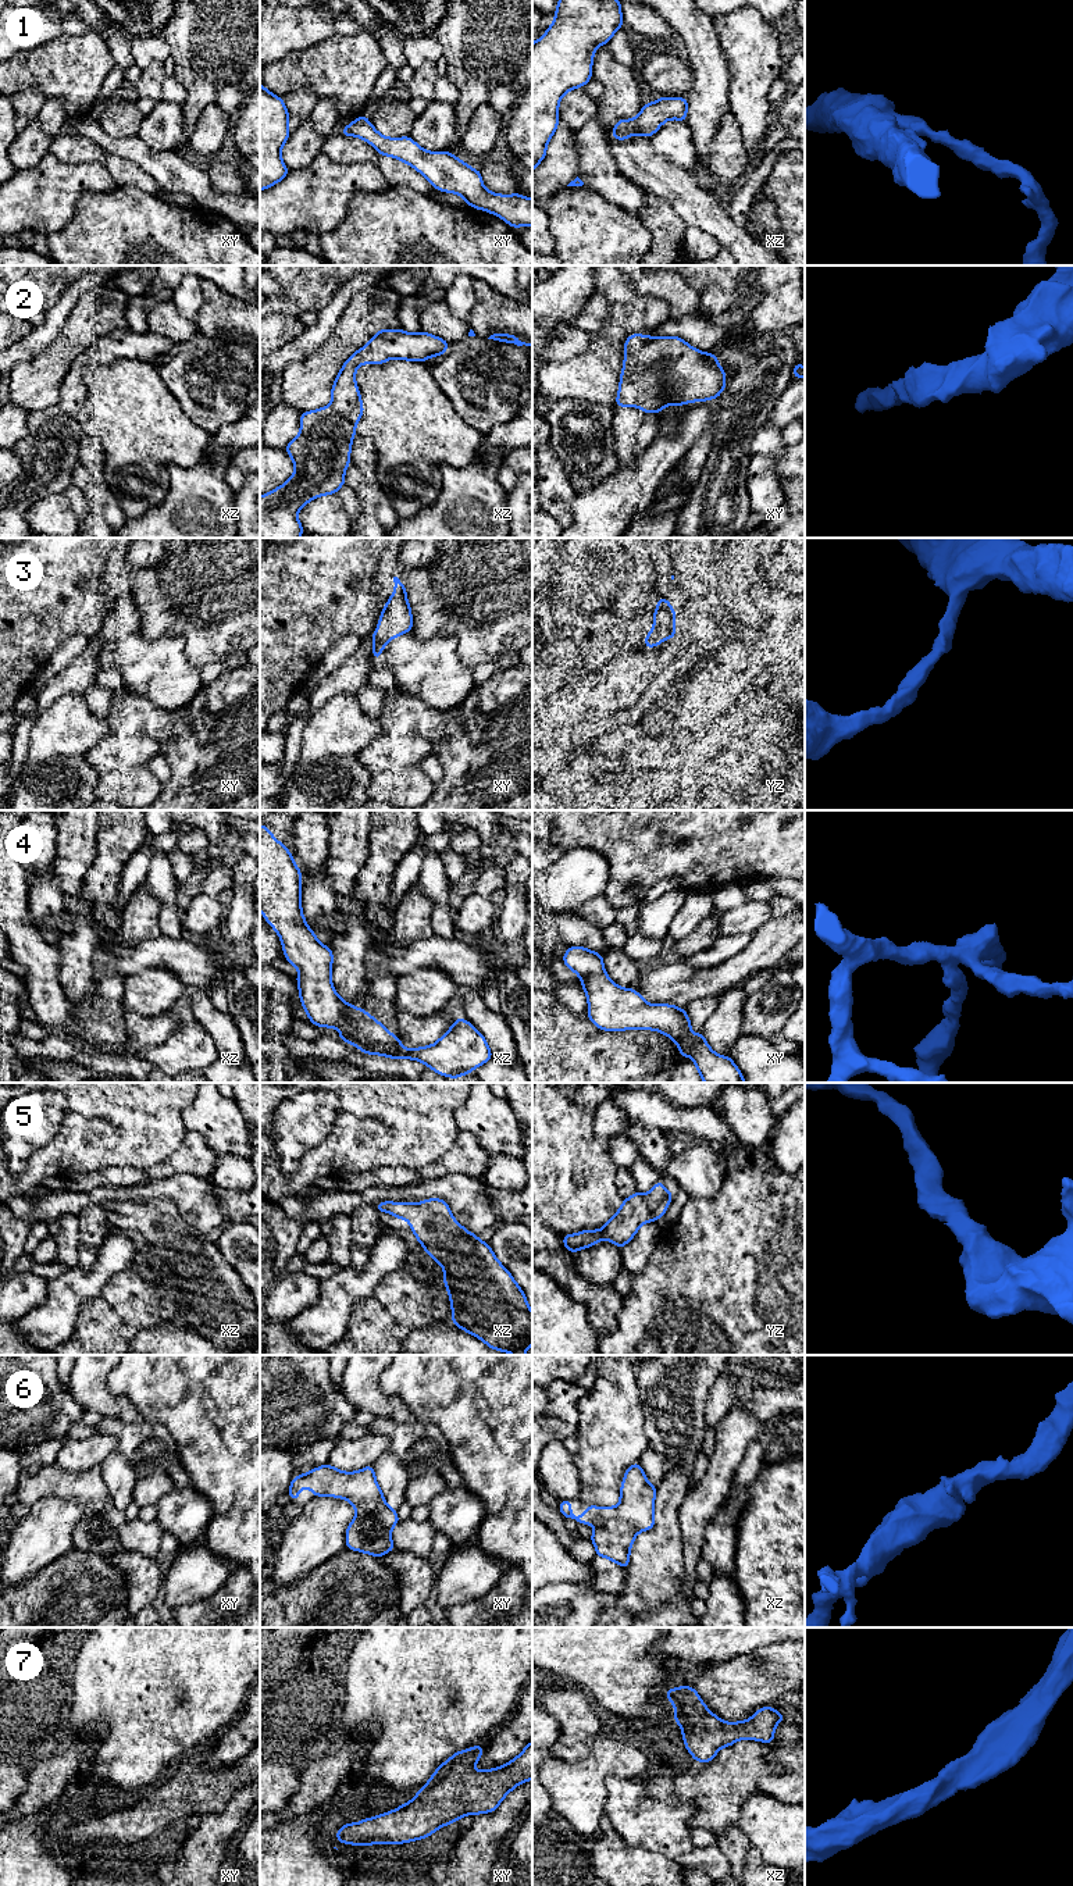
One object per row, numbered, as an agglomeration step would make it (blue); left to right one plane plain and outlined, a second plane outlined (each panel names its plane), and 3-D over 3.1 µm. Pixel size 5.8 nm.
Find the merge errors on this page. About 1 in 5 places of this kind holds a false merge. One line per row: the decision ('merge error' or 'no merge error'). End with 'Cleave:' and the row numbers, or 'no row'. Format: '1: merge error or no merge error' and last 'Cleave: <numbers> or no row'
1: no merge error
2: no merge error
3: no merge error
4: no merge error
5: no merge error
6: no merge error
7: no merge error
Cleave: no row

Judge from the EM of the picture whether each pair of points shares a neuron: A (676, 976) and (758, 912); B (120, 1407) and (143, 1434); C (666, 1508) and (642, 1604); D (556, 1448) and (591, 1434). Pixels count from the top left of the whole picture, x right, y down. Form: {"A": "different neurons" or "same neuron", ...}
{"A": "different neurons", "B": "different neurons", "C": "same neuron", "D": "different neurons"}

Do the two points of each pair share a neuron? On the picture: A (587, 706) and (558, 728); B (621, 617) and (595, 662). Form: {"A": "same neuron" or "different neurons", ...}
{"A": "different neurons", "B": "same neuron"}

